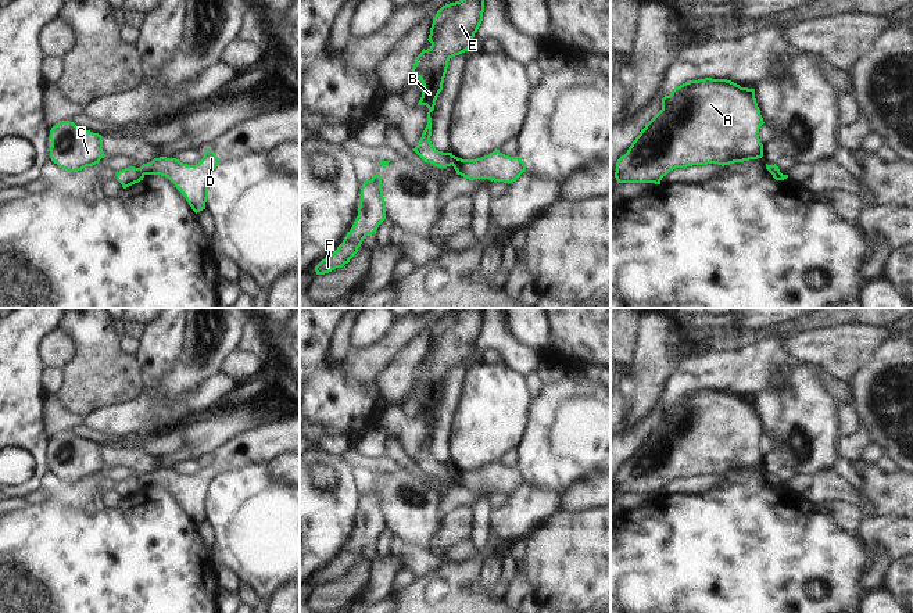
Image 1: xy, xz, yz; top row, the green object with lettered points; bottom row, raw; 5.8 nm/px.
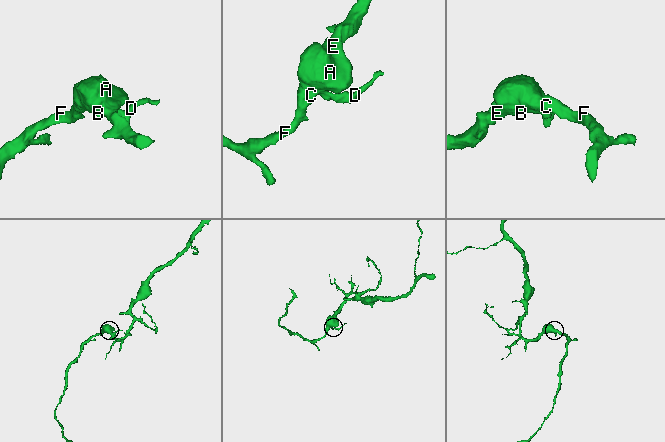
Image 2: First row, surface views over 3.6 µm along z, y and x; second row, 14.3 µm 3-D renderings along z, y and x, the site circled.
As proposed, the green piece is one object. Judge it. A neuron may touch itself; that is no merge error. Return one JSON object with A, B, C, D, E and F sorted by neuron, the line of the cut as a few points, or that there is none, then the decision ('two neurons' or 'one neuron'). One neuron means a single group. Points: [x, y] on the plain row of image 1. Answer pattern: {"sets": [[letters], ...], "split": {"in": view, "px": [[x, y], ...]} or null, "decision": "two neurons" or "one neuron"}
{"sets": [["A", "B", "C", "E", "F"], ["D"]], "split": {"in": "xz", "px": [[454, 466], [451, 475]]}, "decision": "two neurons"}

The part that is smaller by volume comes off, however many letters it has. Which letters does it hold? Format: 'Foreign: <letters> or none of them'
Foreign: D

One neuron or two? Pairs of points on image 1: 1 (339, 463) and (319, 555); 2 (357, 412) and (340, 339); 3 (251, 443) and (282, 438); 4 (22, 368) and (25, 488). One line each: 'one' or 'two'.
1: one
2: two
3: one
4: one

